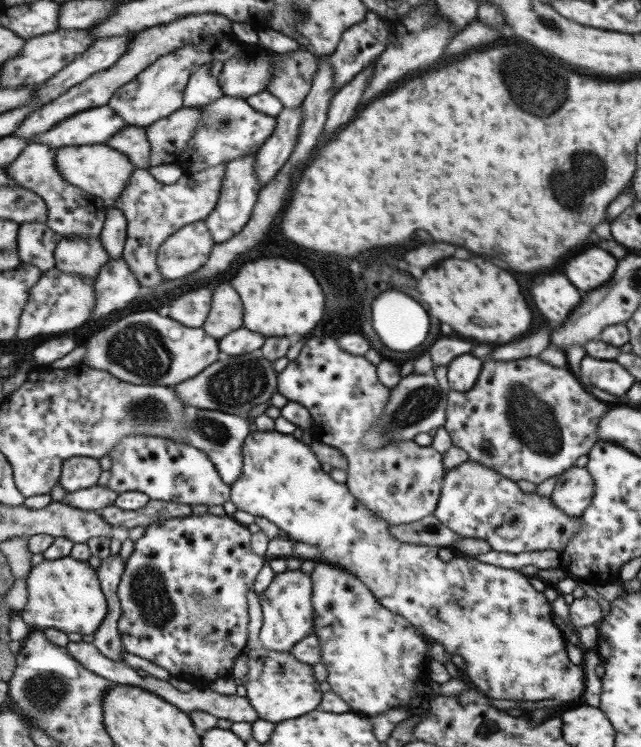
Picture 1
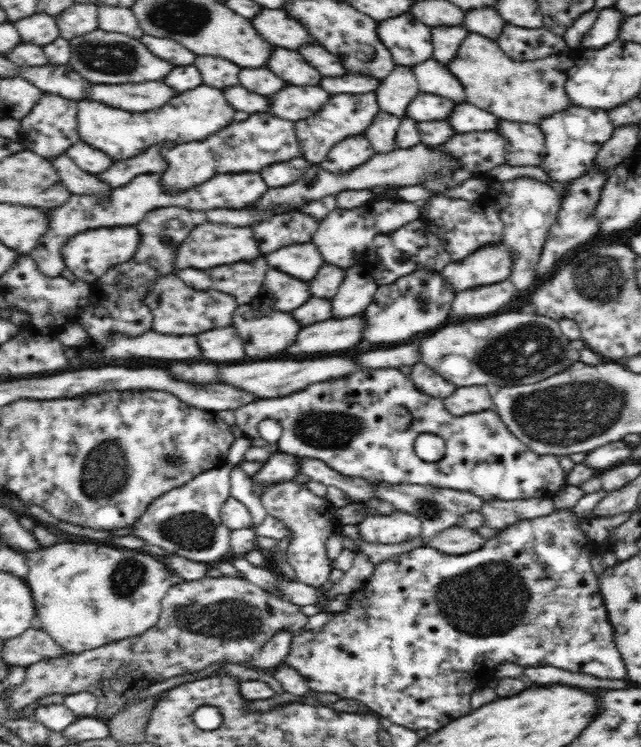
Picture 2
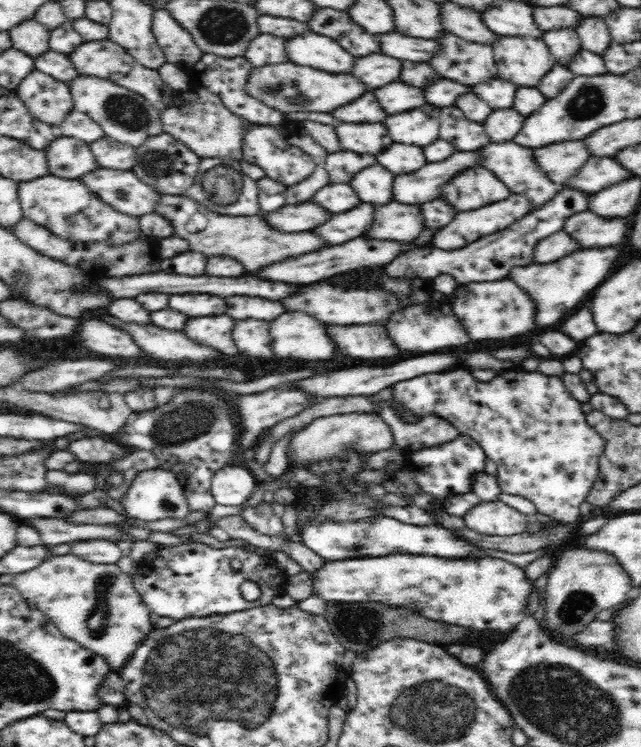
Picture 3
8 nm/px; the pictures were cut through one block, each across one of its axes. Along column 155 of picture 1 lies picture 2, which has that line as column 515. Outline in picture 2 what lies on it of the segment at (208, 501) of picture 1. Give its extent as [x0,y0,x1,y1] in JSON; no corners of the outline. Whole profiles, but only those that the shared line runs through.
[234,368,569,501]

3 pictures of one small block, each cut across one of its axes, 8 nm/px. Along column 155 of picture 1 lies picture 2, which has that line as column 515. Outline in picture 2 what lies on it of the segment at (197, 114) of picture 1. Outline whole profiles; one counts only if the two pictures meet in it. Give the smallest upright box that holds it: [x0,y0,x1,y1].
[498,118,544,166]

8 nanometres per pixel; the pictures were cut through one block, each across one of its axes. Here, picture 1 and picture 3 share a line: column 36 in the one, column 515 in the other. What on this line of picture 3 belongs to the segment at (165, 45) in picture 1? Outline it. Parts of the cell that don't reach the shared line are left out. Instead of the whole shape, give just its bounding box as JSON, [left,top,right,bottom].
[484,108,524,142]

